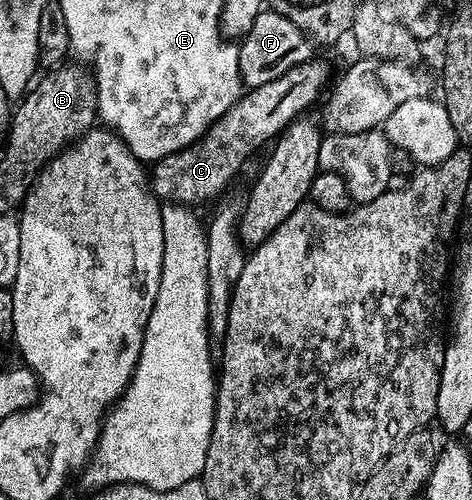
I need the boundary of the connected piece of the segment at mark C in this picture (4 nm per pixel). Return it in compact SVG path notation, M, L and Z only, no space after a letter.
M314 56L304 64L296 64L296 68L288 68L284 76L276 76L276 80L268 80L268 84L260 84L243 93L236 104L232 104L232 108L210 126L203 138L153 163L148 185L154 197L163 203L179 202L188 207L205 198L217 199L217 194L237 176L238 169L249 160L250 154L256 153L266 141L267 145L277 138L318 97L323 97L322 89L329 78L329 64Z

